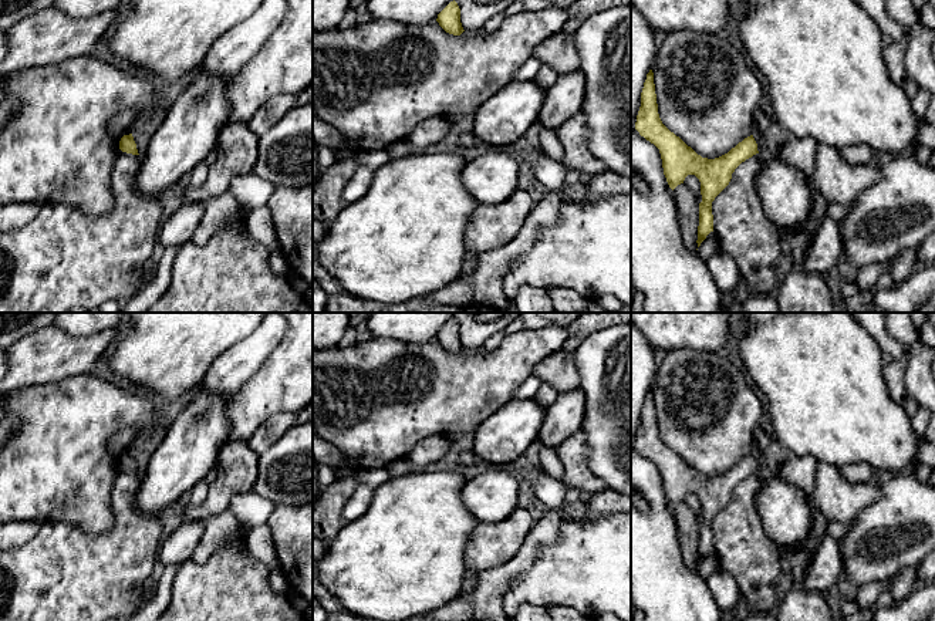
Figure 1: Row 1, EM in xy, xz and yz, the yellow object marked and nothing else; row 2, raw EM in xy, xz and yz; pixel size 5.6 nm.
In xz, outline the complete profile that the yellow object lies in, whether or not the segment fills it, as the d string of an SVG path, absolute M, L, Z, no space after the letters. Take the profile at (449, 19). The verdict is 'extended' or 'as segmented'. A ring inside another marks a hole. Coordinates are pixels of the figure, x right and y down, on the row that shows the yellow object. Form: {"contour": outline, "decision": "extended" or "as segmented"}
{"contour": "M450 1L439 14L436 21L449 34L460 36L465 30L460 23L460 9L458 3Z", "decision": "as segmented"}

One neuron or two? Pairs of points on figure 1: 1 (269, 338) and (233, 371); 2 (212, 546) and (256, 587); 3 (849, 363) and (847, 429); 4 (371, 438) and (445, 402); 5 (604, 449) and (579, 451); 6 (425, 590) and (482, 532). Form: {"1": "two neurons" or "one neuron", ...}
{"1": "one neuron", "2": "two neurons", "3": "one neuron", "4": "one neuron", "5": "two neurons", "6": "two neurons"}

